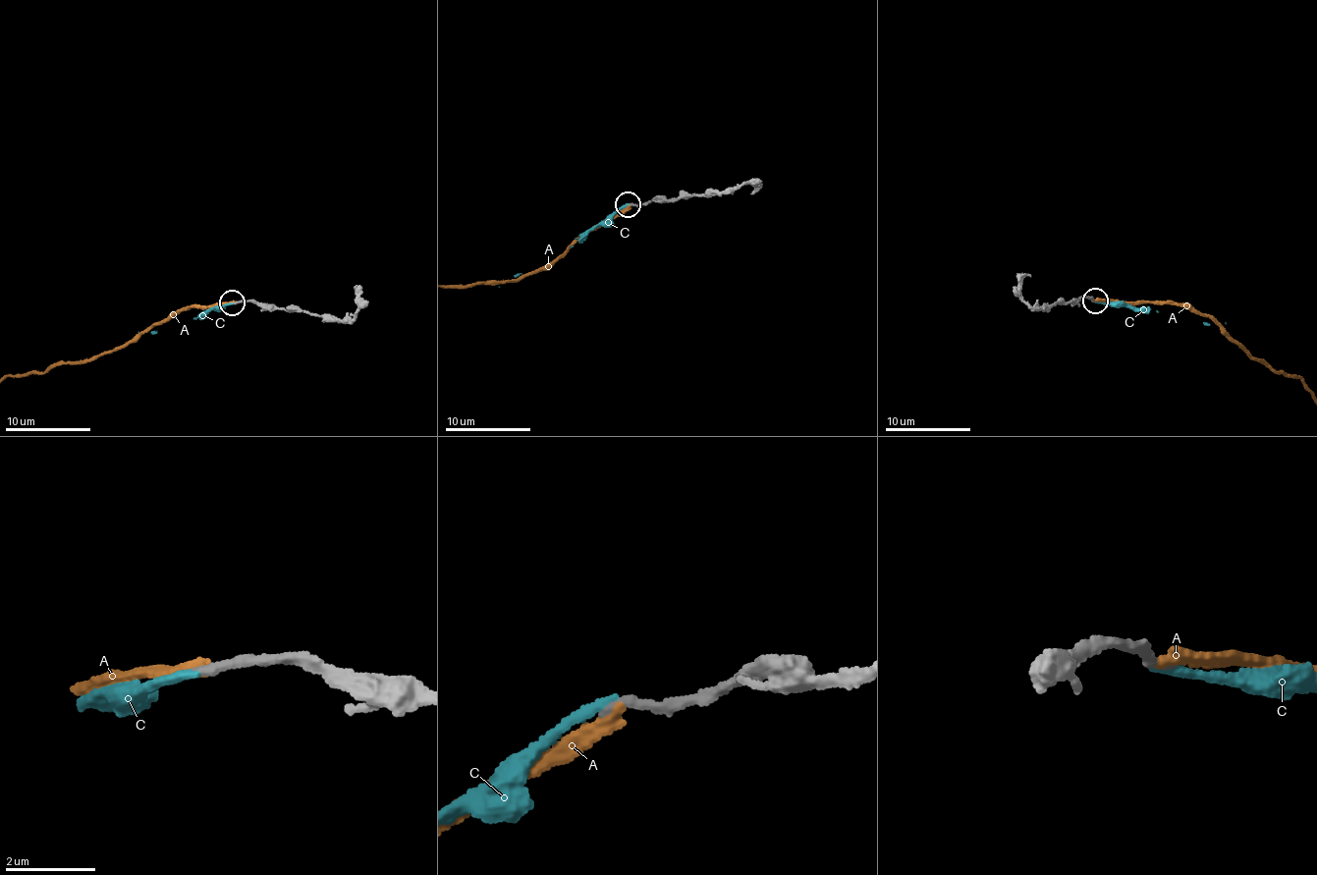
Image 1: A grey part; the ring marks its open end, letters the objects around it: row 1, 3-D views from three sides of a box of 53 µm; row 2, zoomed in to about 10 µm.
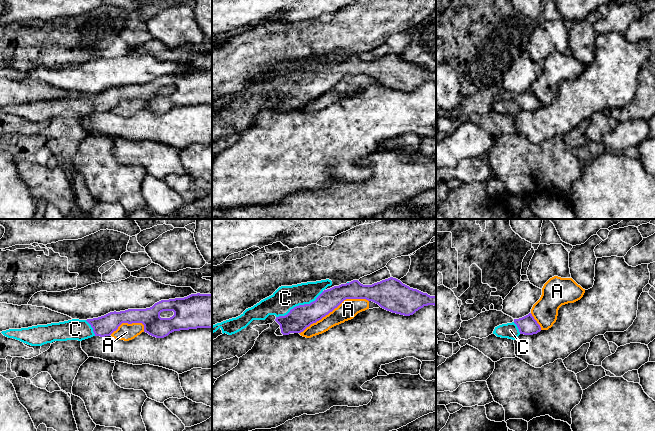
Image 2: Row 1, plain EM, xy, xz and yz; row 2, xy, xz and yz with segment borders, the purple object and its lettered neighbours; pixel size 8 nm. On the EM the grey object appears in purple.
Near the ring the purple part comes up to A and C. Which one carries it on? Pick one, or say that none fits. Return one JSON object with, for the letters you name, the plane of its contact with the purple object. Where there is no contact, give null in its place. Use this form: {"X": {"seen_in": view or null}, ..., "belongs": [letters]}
{"C": {"seen_in": "xz"}, "belongs": ["C"]}

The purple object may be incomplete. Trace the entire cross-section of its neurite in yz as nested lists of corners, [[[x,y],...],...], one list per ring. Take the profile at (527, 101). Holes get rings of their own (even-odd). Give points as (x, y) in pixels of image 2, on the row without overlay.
[[[531,89],[528,91],[514,95],[512,99],[502,100],[495,103],[493,110],[497,113],[516,116],[520,110],[533,111],[541,107],[540,101],[534,95]]]

